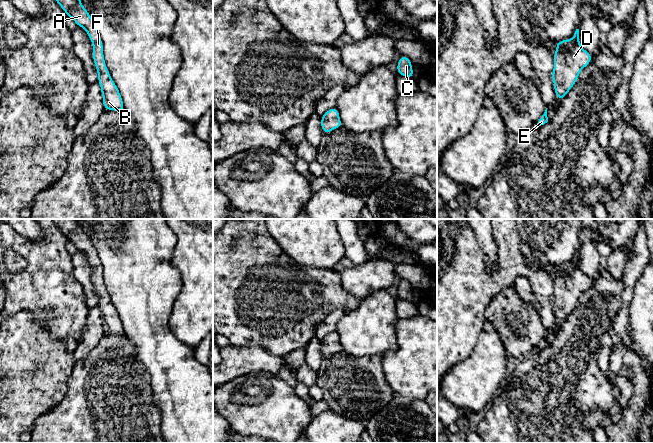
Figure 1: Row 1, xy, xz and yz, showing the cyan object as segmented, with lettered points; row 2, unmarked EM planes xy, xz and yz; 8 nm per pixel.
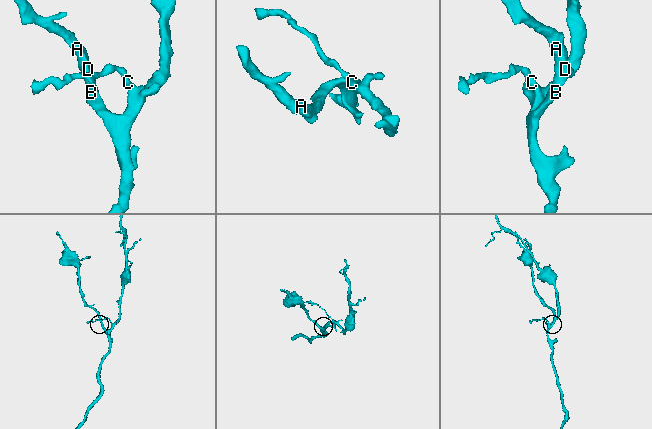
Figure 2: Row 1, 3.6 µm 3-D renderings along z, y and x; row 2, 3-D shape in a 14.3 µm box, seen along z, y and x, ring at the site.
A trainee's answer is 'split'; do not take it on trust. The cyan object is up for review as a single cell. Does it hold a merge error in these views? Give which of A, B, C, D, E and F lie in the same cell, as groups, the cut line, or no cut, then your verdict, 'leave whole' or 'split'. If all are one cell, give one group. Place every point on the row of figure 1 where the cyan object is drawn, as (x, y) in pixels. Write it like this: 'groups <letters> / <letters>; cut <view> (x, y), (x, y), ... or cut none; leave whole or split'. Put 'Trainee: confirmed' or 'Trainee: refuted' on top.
Trainee: refuted
groups A B C D E F; cut none; leave whole

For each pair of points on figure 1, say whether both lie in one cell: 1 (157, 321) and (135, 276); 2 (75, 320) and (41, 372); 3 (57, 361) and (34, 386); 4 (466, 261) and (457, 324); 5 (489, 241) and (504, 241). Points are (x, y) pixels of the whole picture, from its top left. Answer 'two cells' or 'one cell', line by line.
1: one cell
2: two cells
3: one cell
4: one cell
5: two cells

